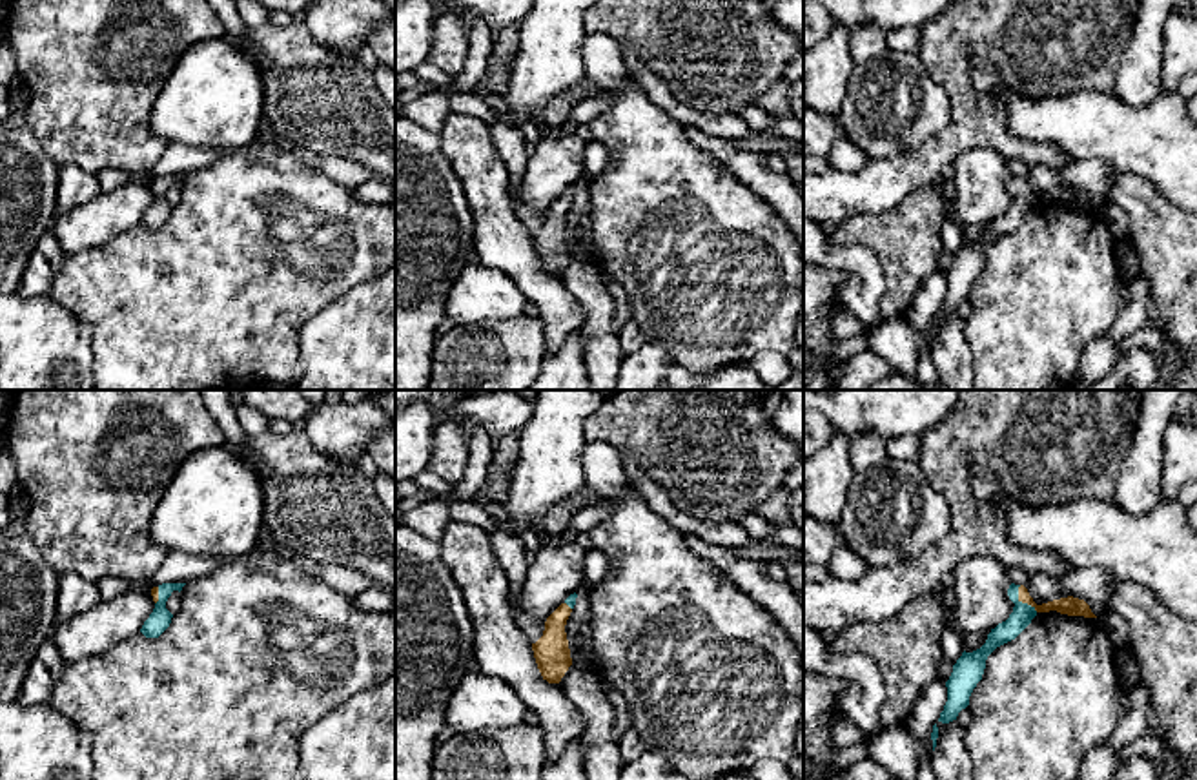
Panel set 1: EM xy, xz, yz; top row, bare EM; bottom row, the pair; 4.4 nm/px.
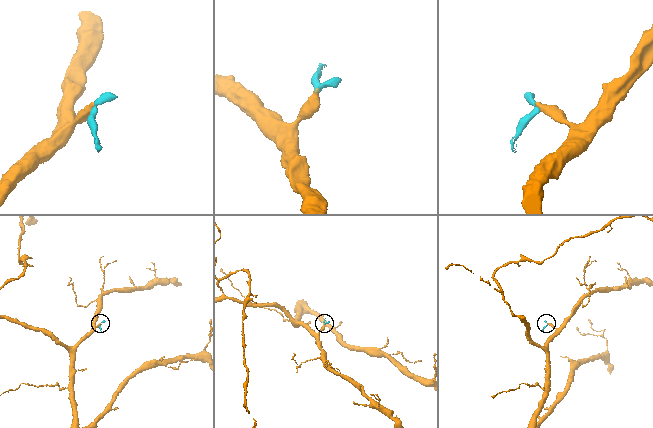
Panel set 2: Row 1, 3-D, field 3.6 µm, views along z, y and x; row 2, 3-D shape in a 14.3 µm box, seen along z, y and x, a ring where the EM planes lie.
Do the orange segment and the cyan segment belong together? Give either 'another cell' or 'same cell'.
same cell

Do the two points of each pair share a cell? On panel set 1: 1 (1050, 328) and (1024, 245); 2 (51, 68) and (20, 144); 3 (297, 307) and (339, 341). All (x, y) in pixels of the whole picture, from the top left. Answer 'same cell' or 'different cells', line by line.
1: same cell
2: different cells
3: different cells

